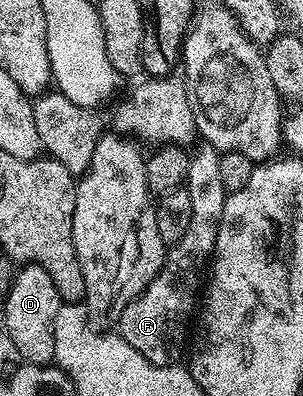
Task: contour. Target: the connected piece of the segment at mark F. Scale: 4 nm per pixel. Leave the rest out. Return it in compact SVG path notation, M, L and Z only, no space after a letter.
M205 141L197 144L198 152L189 156L189 163L186 167L184 188L191 195L191 221L188 222L184 235L180 237L173 246L166 252L166 260L156 273L154 280L149 283L141 295L129 303L116 320L117 334L121 335L132 349L158 366L172 366L177 364L182 358L182 350L187 350L186 330L190 327L190 314L195 314L196 304L200 299L200 288L204 283L204 272L212 258L212 252L217 248L216 233L218 232L218 219L224 213L224 205L228 192L224 189L224 184L220 182L220 152L212 144Z

